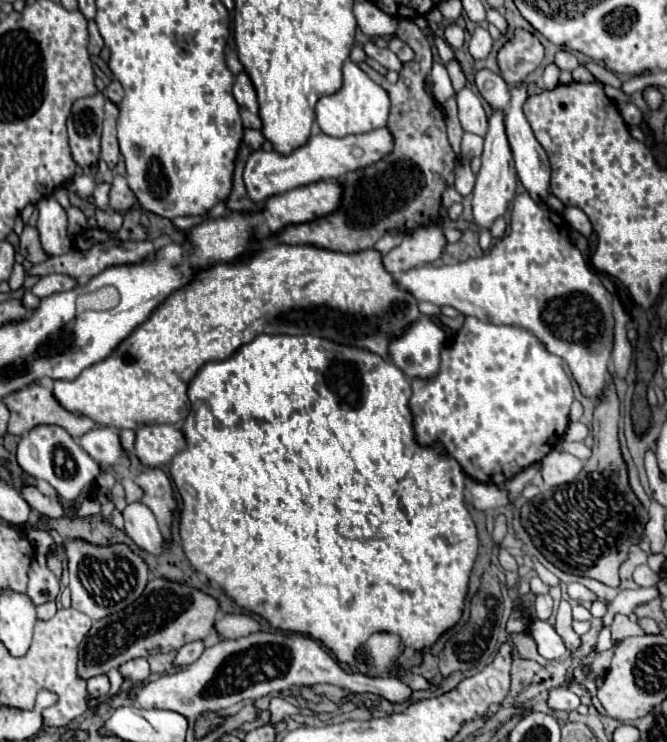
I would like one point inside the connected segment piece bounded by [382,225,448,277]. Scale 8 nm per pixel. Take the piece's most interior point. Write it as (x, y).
(425, 245)

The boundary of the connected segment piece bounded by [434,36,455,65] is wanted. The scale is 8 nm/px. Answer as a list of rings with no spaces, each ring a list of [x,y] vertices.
[[[435,36],[434,37],[434,44],[438,49],[440,61],[446,65],[448,61],[452,61],[455,59],[454,51],[452,51],[452,47],[444,41],[442,38]]]

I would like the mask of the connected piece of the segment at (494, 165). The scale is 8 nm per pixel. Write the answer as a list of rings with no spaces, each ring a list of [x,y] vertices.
[[[502,111],[492,113],[488,123],[490,123],[490,127],[484,137],[482,167],[476,177],[476,187],[472,193],[472,211],[474,211],[474,221],[478,227],[490,227],[498,215],[504,215],[506,207],[512,201],[514,191],[516,191],[516,167],[514,167],[506,127],[504,127],[504,113]]]

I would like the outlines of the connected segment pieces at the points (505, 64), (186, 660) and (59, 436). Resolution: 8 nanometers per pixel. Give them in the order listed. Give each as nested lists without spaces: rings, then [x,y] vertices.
[[[516,29],[514,37],[508,39],[496,55],[500,77],[510,87],[520,87],[524,79],[542,63],[544,47],[536,35]]]
[[[202,641],[186,643],[182,649],[178,649],[178,653],[174,657],[174,667],[188,667],[188,665],[192,665],[194,661],[198,661],[202,651],[204,651]]]
[[[38,425],[28,431],[18,443],[16,457],[20,467],[28,475],[48,481],[68,501],[78,499],[82,491],[90,487],[100,473],[98,463],[78,445],[78,441],[64,427],[58,425]]]

